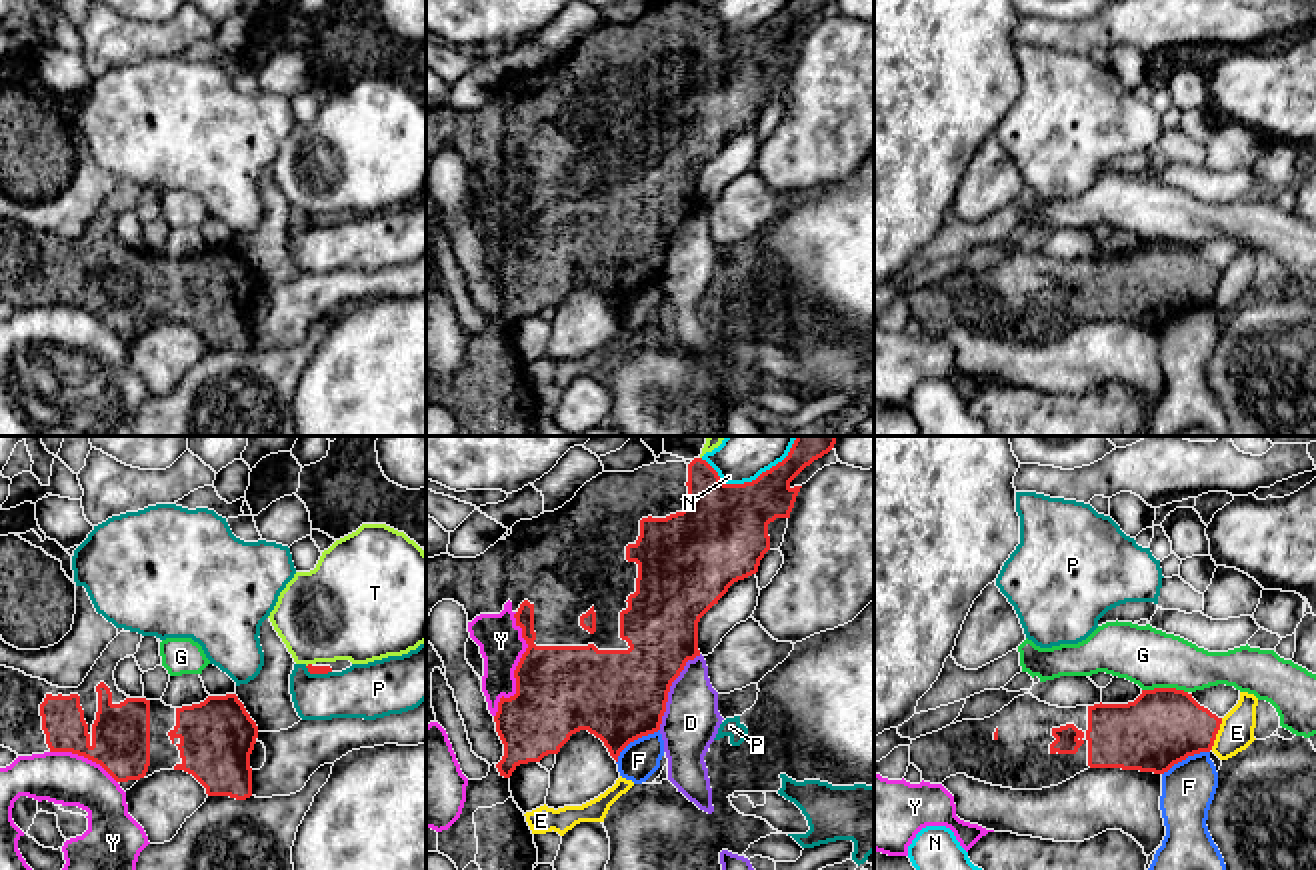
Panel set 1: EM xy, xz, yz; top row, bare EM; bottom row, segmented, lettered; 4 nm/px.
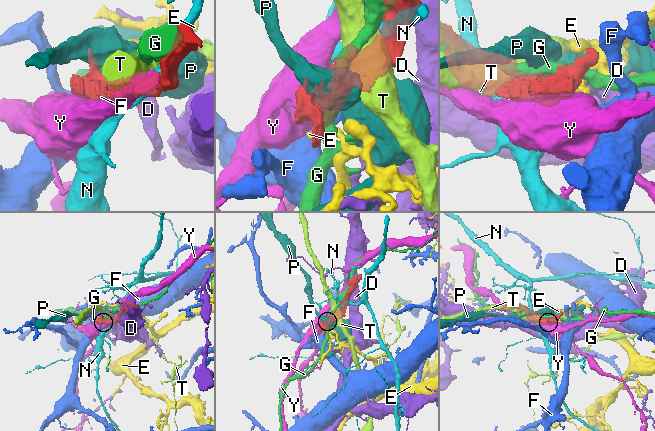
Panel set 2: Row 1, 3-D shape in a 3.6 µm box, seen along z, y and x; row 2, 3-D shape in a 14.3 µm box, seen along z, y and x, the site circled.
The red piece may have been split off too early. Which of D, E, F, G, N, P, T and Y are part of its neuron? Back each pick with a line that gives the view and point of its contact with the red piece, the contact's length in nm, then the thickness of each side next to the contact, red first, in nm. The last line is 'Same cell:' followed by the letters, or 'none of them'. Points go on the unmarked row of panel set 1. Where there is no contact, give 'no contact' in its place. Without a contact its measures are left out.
Same cell: none of them

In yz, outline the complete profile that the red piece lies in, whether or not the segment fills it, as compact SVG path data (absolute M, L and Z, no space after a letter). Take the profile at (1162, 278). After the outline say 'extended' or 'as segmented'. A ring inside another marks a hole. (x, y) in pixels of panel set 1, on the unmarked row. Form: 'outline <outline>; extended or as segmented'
outline M1176 240L1142 242L1128 256L1094 256L1058 260L1040 254L1032 246L1014 250L1008 258L984 272L962 272L938 284L920 288L910 296L910 316L922 324L922 332L942 336L946 330L966 326L968 330L1012 340L1042 342L1058 338L1088 320L1122 320L1164 326L1188 308L1210 304L1220 282L1222 270L1200 258L1192 246Z; extended

